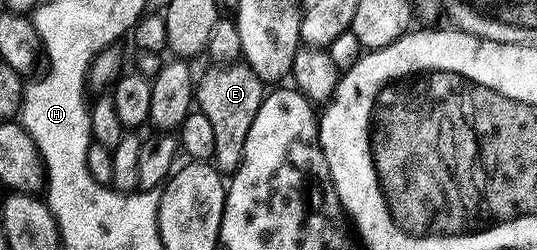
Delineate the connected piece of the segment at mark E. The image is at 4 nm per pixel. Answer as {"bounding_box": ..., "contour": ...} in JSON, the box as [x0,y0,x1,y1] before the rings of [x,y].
{"bounding_box":[194,62,266,174],"contour":[[[216,62],[204,73],[199,73],[194,84],[194,104],[206,119],[210,121],[210,127],[214,129],[214,164],[221,173],[231,174],[239,168],[242,162],[242,154],[246,146],[246,134],[250,134],[250,126],[254,126],[254,118],[258,118],[258,110],[262,106],[266,95],[266,85],[258,78],[258,74],[243,62]]]}

